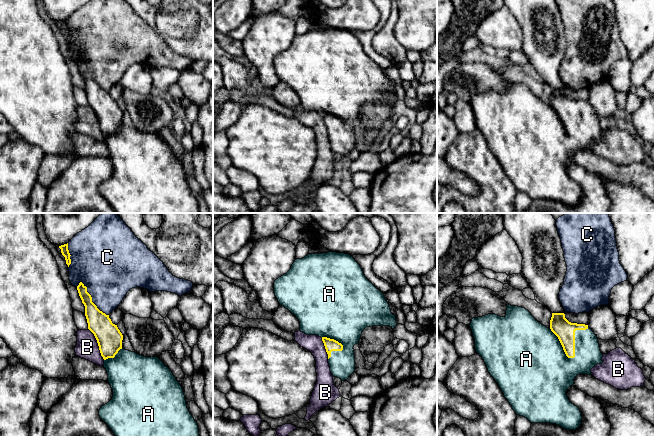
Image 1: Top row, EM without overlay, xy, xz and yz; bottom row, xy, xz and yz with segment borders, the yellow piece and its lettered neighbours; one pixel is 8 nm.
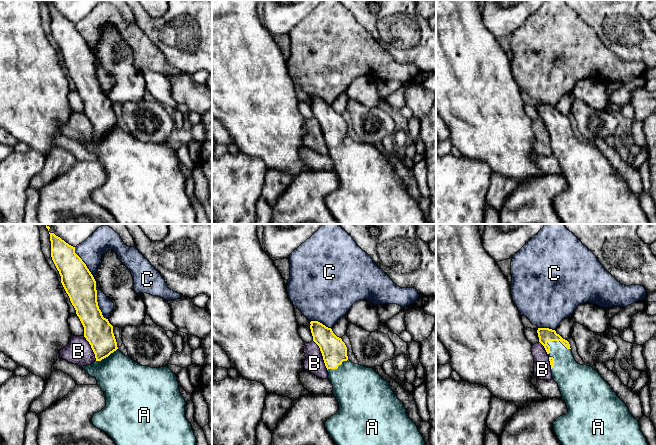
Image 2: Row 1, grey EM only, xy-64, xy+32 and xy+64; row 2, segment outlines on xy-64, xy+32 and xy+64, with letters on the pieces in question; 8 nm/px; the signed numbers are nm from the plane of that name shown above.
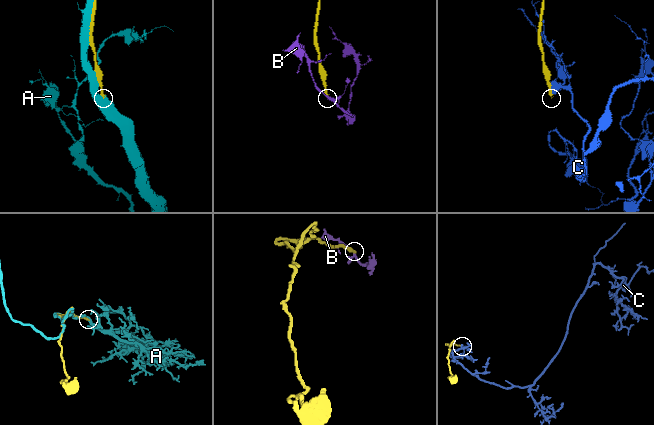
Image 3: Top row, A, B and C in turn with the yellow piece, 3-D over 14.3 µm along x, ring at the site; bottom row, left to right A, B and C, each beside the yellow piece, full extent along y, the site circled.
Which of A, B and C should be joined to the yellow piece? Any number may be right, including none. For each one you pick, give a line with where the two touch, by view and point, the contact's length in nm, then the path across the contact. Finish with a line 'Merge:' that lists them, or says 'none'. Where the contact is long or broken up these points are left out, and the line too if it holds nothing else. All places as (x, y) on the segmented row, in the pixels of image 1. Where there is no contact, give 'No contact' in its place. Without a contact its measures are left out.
A: Touches yellow at yz (574, 355). Shared border 320 nm
Merge: A

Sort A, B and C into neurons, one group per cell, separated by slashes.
A / B / C

